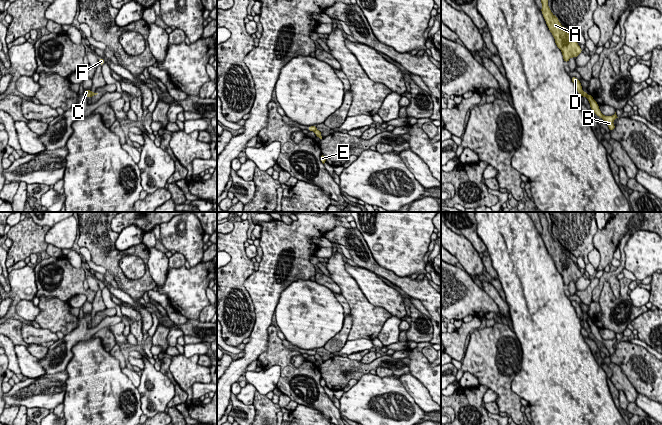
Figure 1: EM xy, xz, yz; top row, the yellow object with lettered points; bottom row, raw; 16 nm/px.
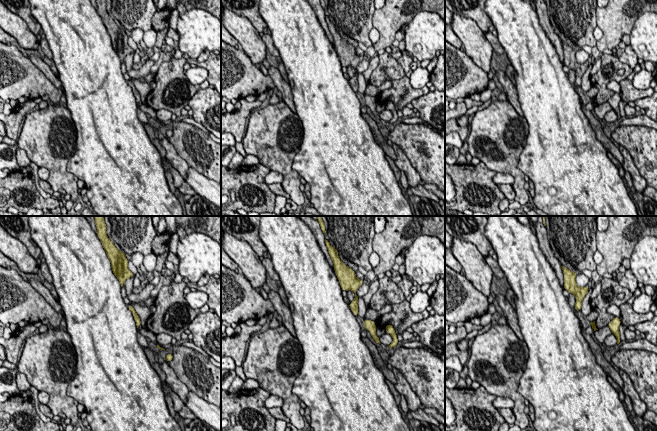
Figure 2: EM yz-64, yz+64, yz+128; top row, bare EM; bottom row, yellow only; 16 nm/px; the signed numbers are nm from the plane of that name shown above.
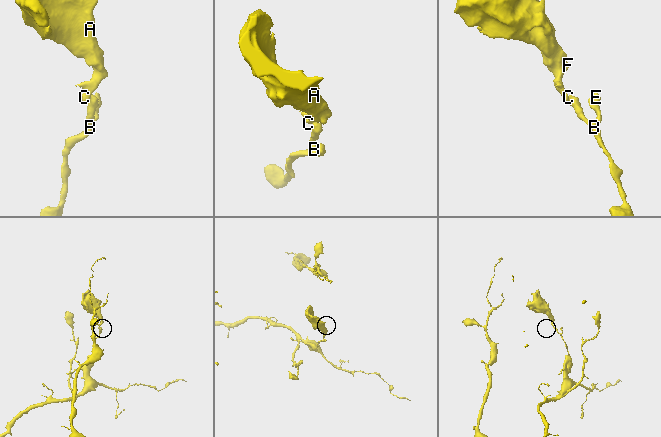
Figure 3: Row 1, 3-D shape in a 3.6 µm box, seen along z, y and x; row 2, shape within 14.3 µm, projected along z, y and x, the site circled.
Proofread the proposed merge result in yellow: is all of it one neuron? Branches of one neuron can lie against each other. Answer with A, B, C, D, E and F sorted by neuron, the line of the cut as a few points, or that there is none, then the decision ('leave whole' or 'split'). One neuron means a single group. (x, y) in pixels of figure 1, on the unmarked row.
A C D F / B E | yz (582, 316), (584, 320) | split

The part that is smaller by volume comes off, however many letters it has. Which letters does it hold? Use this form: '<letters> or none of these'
A, C, D, F

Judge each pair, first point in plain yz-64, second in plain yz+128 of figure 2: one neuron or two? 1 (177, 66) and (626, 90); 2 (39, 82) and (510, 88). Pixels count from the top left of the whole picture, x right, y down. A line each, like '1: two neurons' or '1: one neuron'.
1: one neuron
2: two neurons

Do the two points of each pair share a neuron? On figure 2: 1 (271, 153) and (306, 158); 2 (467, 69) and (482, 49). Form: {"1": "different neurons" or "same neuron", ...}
{"1": "different neurons", "2": "different neurons"}

